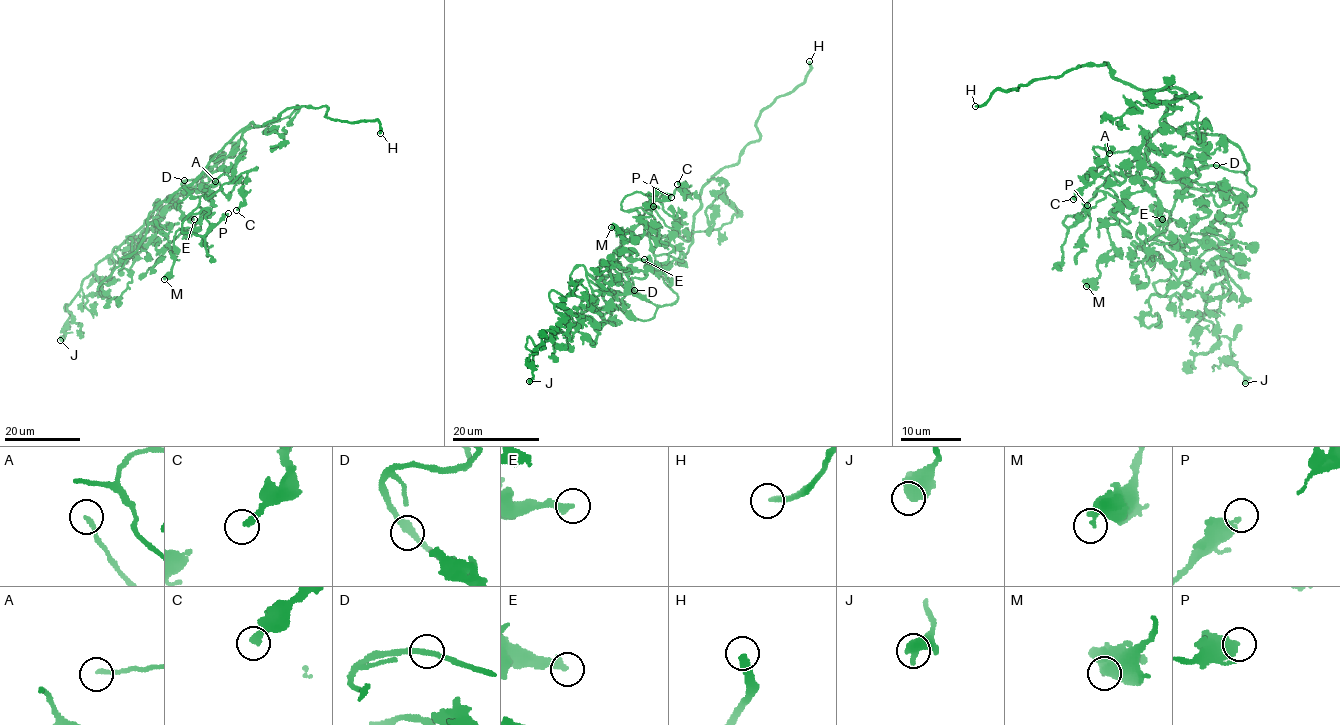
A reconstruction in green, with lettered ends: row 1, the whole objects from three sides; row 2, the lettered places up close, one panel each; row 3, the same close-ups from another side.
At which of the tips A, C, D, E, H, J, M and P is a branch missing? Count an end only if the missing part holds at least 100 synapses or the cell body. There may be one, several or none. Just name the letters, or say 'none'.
H

